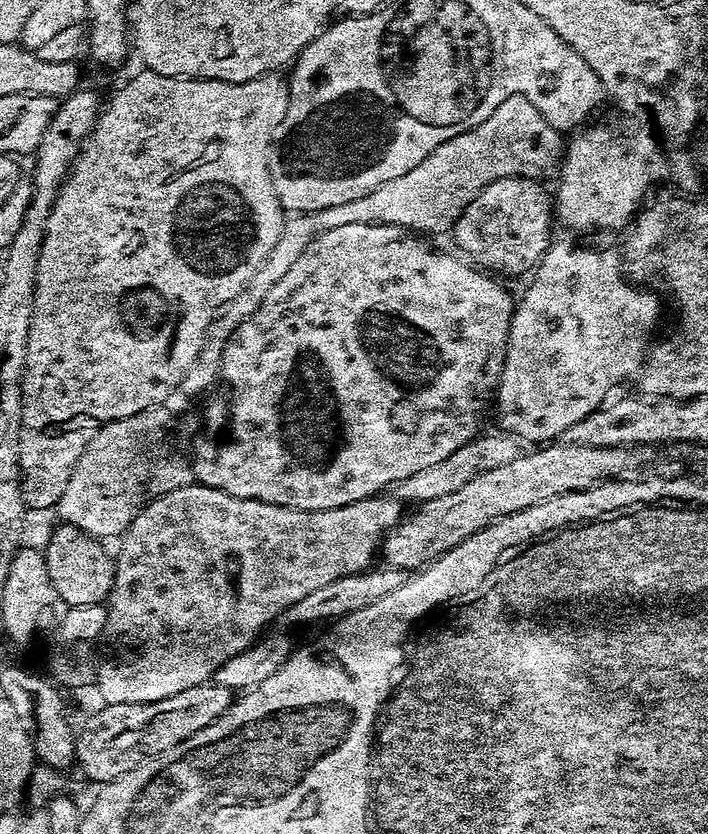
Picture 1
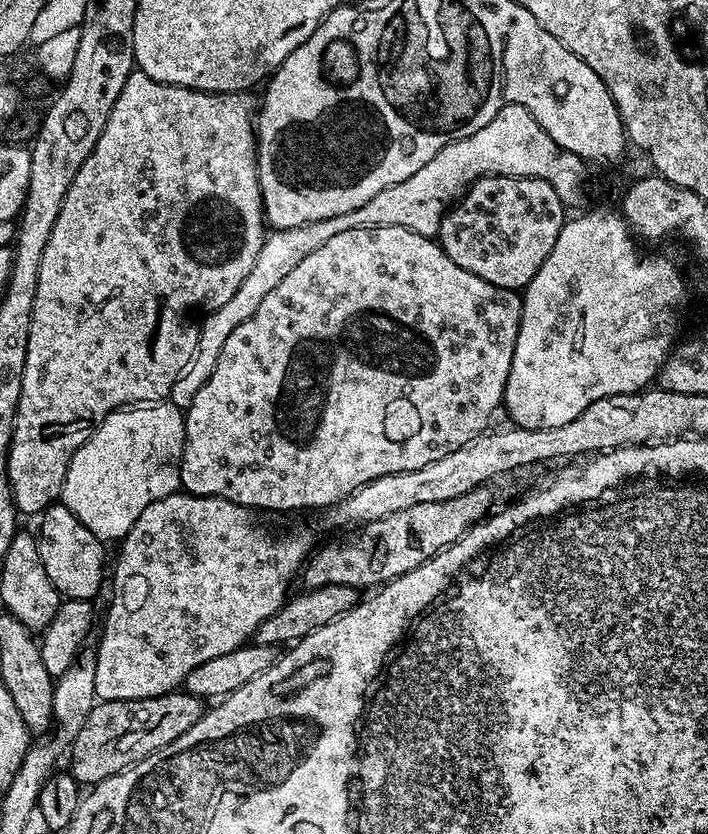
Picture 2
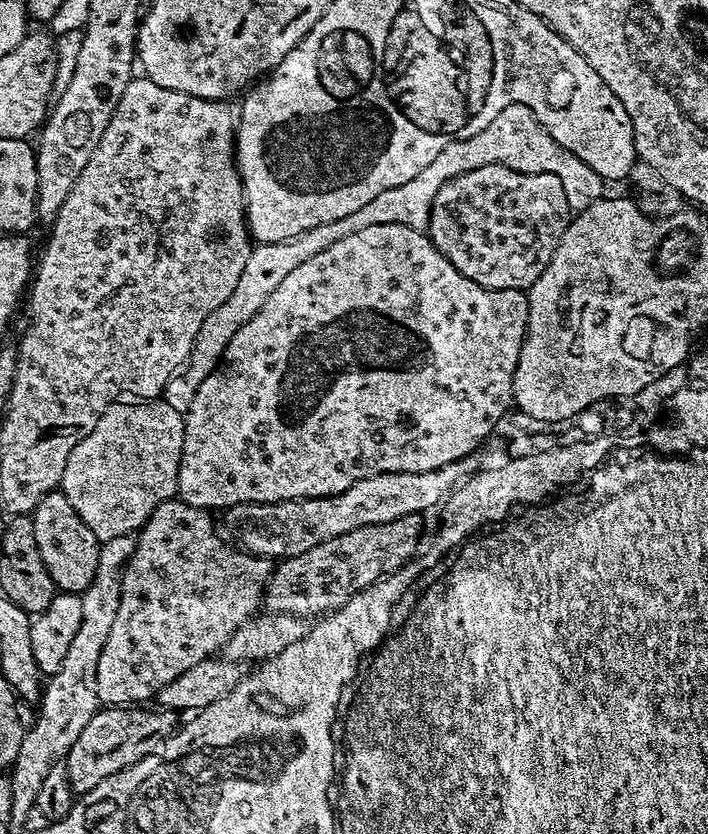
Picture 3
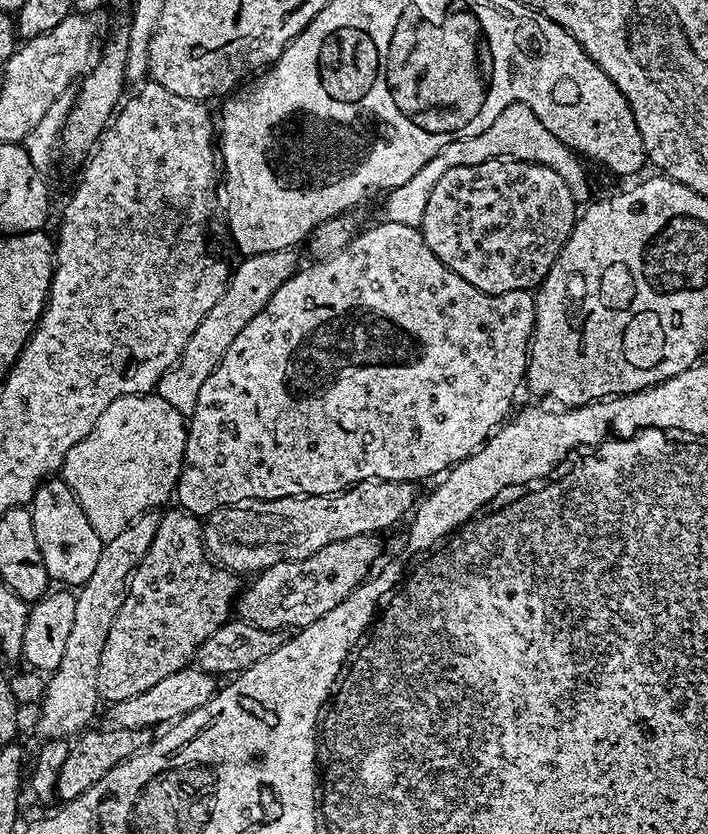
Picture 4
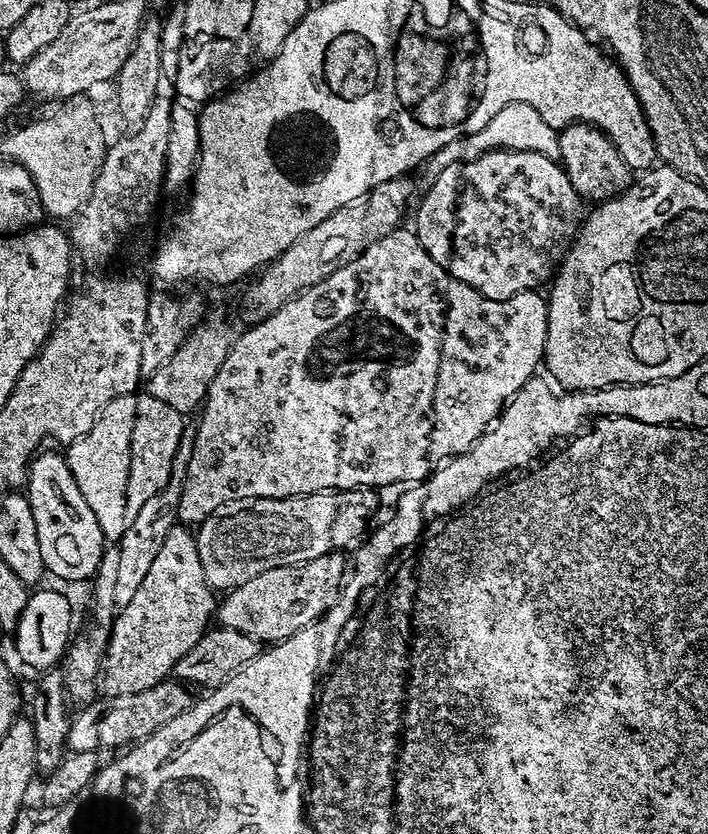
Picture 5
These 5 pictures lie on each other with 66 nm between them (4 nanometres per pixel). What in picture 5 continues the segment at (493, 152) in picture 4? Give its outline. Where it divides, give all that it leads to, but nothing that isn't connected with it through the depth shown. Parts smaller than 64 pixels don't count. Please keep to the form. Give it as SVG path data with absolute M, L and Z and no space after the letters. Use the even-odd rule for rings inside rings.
M514 102L502 106L502 110L498 110L498 114L494 114L494 118L490 118L490 122L486 122L486 126L482 126L482 130L474 130L474 134L463 136L454 142L446 142L446 146L442 146L442 150L435 152L426 161L426 169L428 168L429 177L435 178L442 170L446 170L446 166L454 166L458 162L473 160L482 154L497 150L533 152L556 158L560 155L559 135L557 129L551 128L542 118L542 114L538 114L538 110L534 110L532 106L526 106L522 102Z

